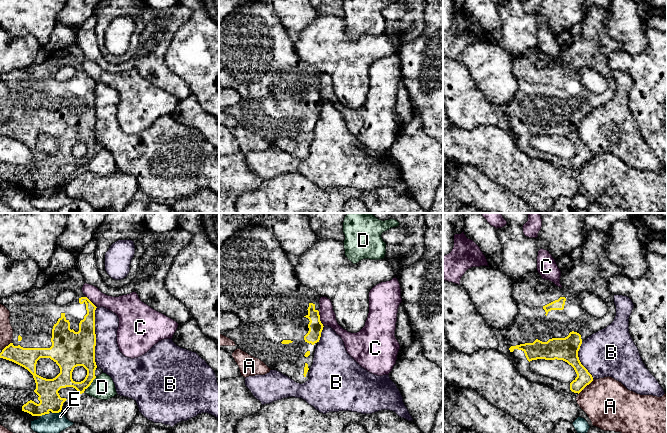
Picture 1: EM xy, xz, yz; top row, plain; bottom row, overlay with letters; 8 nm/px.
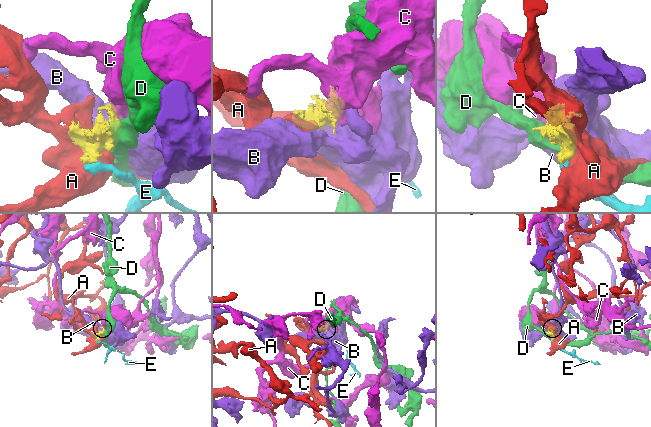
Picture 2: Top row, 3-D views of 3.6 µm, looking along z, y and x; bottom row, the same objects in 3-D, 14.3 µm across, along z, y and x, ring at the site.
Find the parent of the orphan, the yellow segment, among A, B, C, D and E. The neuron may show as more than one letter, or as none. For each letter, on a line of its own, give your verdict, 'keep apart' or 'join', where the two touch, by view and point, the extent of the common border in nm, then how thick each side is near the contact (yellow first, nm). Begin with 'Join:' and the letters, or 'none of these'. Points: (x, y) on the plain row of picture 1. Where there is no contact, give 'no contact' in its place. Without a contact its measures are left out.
Join: none of these
A: keep apart; contact yz (585, 162); length 180 nm; calibres 120 and 380 nm
B: keep apart; contact xy (95, 113); length 480 nm; calibres 300 and 220 nm
C: keep apart; contact xz (319, 95); length 130 nm; calibres 120 and 130 nm
D: keep apart; contact xy (91, 158); length 130 nm; calibres 200 and 190 nm
E: keep apart; contact xy (44, 190); length 90 nm; calibres 180 and 190 nm

